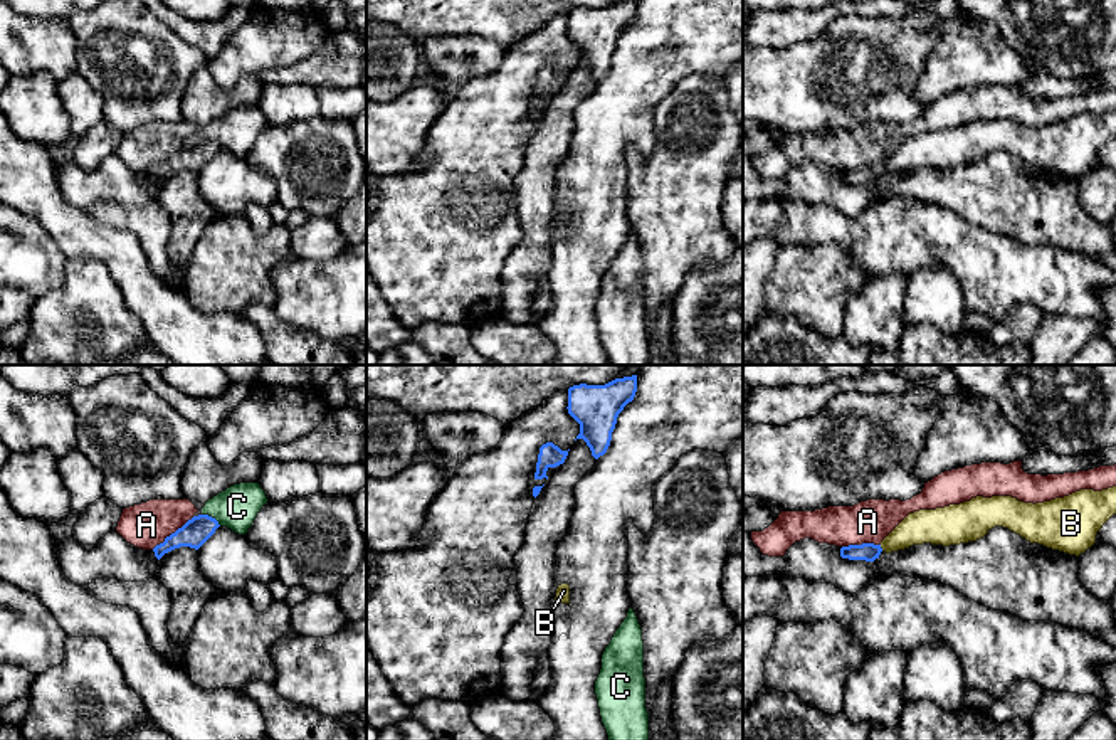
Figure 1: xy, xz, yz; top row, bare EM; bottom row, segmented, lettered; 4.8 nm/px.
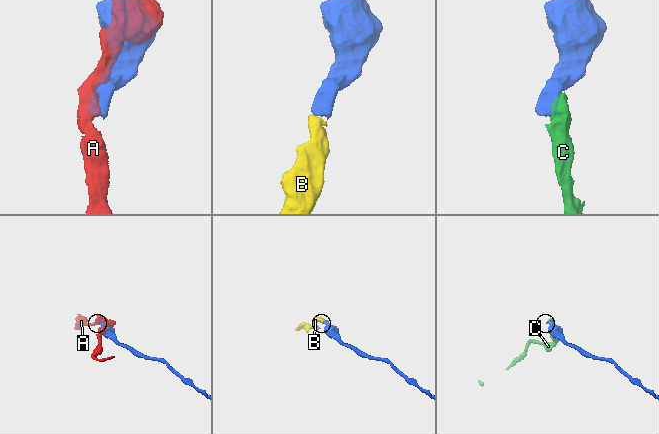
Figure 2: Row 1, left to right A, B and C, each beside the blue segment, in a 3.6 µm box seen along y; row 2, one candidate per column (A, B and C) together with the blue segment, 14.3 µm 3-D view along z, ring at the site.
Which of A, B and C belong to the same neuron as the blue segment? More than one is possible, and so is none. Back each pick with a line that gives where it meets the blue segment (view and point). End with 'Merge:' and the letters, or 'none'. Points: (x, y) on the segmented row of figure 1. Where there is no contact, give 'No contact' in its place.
B: Touches blue at yz (881, 549)
Merge: B

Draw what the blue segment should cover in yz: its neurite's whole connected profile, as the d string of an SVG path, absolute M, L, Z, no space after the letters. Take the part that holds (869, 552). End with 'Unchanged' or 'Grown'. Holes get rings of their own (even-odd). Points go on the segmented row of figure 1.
M1116 486L1094 491L1081 489L1064 498L1044 503L1024 503L1012 496L976 496L960 505L909 513L879 545L862 543L840 548L840 557L849 560L874 562L882 552L891 553L913 545L960 545L983 538L992 528L1003 526L1030 543L1079 557L1096 543L1103 525L1116 515Z. Grown

